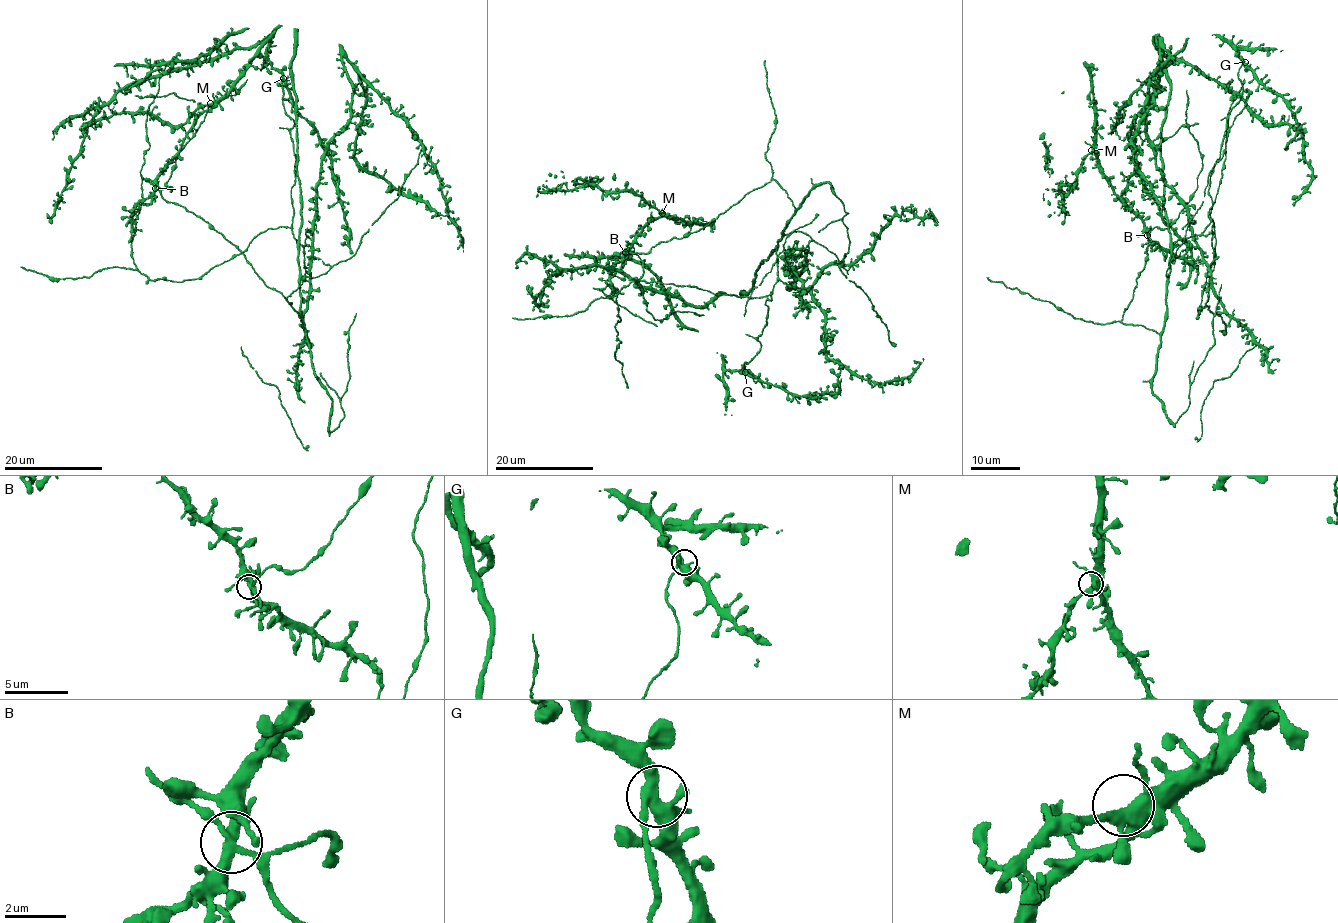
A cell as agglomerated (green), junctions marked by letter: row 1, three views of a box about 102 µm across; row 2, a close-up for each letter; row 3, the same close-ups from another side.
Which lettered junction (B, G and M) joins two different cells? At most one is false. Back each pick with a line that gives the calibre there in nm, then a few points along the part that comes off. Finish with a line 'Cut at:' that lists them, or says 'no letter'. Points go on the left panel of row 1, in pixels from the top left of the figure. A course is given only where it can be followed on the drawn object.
Cut at: no letter

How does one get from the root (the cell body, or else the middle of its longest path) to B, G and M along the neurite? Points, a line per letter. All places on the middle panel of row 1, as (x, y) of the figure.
B: (779, 241), (795, 207), (774, 179), (752, 189), (707, 225), (682, 238), (658, 243), (647, 253), (626, 252)
G: (779, 241), (777, 279), (770, 301), (764, 304), (768, 309), (758, 339), (760, 349), (745, 362), (745, 372)
M: (779, 241), (795, 207), (774, 179), (682, 238), (658, 243), (647, 253), (626, 254), (634, 237), (662, 213)

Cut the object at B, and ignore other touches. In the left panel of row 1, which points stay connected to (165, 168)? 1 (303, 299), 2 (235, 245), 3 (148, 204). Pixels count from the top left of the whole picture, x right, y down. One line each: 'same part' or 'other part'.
1: same part
2: other part
3: same part

